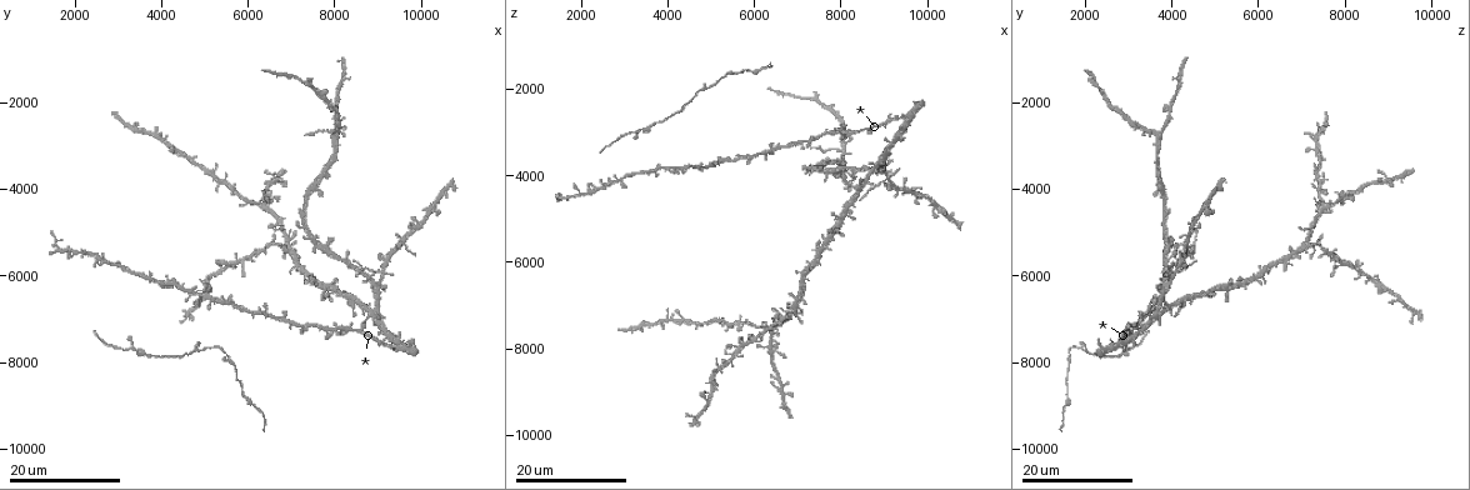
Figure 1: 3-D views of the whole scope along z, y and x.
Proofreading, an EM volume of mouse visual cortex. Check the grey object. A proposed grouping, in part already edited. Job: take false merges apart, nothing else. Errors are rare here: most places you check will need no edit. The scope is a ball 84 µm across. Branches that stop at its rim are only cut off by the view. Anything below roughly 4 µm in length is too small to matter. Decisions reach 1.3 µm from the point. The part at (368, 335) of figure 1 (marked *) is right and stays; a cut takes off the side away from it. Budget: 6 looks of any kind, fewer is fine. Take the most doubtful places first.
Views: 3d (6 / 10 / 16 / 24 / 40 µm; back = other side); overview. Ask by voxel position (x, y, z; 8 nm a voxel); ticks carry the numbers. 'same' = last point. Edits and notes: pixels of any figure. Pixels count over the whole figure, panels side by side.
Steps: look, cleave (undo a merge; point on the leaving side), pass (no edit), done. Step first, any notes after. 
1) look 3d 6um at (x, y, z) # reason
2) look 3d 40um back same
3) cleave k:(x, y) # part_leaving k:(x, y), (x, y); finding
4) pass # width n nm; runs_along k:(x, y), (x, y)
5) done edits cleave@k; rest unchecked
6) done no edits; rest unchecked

look 3d 16um at (3250, 7700, 2950) # branch point

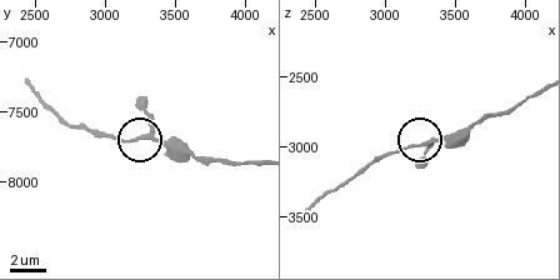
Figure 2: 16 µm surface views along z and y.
look 3d 10um at (3300, 7680, 2980) # zoom in

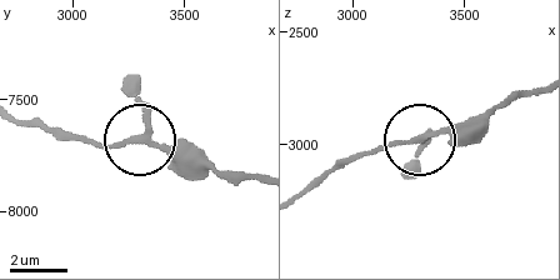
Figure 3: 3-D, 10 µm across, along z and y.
pass # one neuron here

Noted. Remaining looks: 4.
look 3d 24um at (9050, 5850, 4100) # four or more arms meet

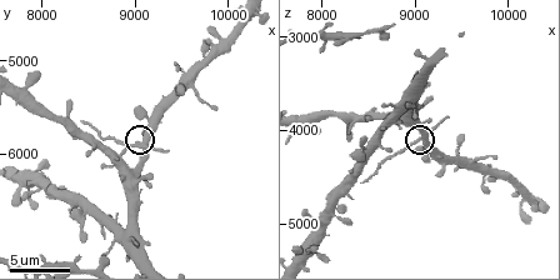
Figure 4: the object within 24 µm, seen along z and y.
look 3d 10um at (9100, 5900, 4100)

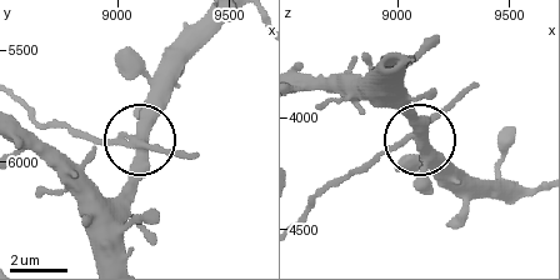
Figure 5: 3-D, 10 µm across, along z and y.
pass # width 340 nm; continuous, no second neuron

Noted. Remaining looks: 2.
look 3d 16um at (3800, 6050, 3700)

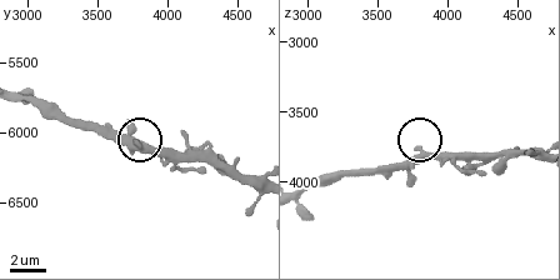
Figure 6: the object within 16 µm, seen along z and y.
look 3d 10um at (3780, 6100, 3760)

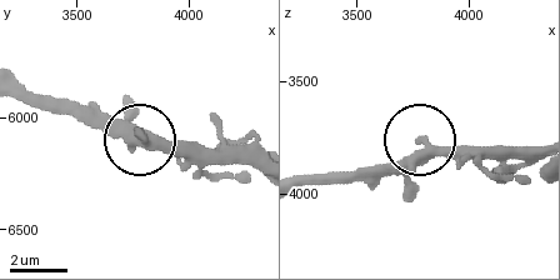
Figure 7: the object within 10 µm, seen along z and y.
pass # width 350 nm; runs_along 7:(255, 168), (184, 160), (119, 134), (93, 110); continuous, no second neuron

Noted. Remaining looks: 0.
done no edits; rest unchecked

